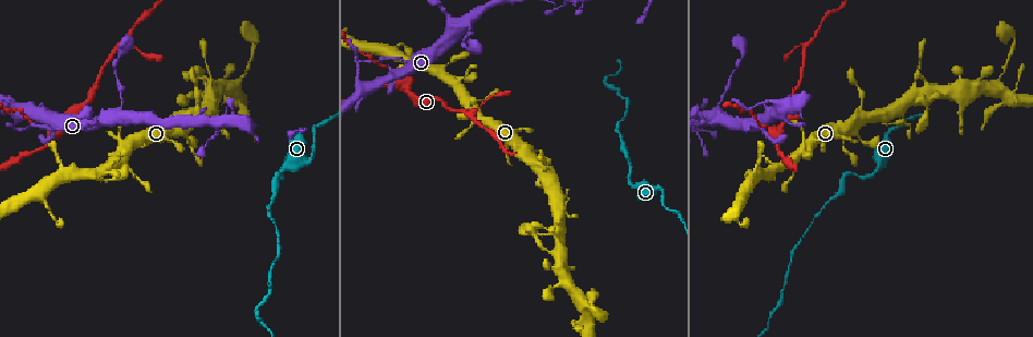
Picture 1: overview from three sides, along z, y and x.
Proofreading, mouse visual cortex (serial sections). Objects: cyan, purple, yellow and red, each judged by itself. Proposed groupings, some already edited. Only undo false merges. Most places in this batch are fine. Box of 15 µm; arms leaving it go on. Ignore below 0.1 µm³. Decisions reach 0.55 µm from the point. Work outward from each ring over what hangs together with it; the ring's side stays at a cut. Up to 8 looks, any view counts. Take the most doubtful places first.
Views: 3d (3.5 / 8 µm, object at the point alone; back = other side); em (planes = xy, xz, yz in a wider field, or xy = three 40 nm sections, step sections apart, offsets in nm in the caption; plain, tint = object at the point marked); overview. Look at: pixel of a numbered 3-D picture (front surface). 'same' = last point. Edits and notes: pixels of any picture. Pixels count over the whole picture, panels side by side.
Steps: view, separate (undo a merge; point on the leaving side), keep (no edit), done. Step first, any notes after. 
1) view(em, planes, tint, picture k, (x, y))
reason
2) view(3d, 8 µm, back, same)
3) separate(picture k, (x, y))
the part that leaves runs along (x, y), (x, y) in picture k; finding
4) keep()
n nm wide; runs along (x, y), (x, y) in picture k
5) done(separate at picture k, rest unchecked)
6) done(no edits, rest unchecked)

view(3d, 8 µm, picture 1, (385, 66))
narrows sharply

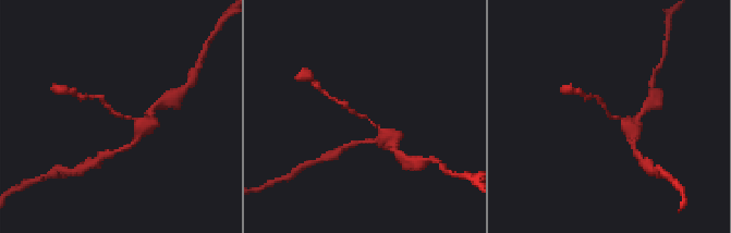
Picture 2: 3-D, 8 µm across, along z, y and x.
view(em, xy, step 5, tint, picture 2, (366, 116))
need the tissue

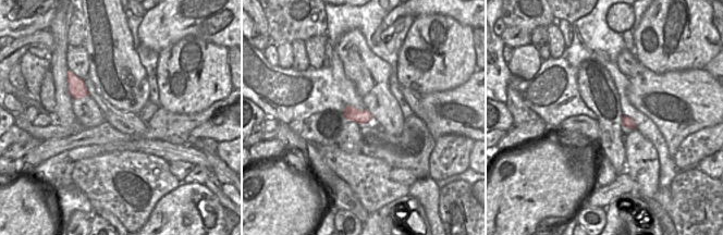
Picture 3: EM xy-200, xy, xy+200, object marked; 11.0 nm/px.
keep()
arms of 200, 250 nm; runs along (388, 135), (342, 103) in picture 2; all the same cell

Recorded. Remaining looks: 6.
view(3d, 8 µm, picture 1, (581, 305))
arms part here

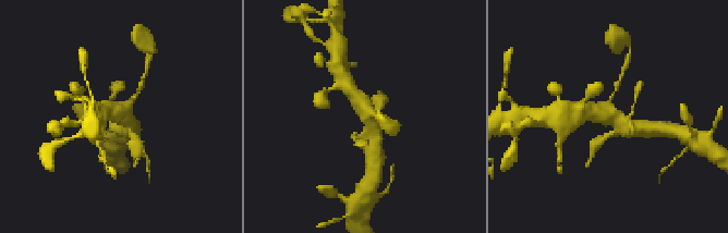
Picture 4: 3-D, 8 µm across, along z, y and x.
view(em, xy, step 3, tint, picture 4, (604, 111))
3 arms; arms of 100, 500, 500 nm; need the tissue

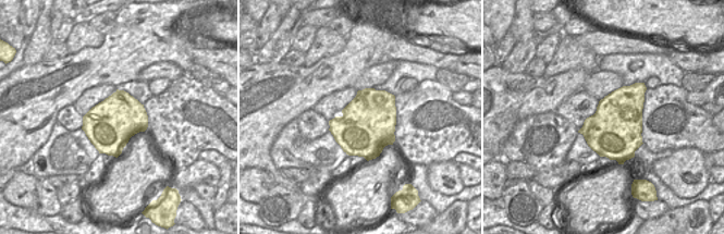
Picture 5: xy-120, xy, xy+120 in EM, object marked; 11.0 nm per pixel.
keep()
runs along (348, 87), (367, 110), (371, 135) in picture 4; one cell here

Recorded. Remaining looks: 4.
view(3d, 8 µm, picture 1, (1015, 39))
calibre changes

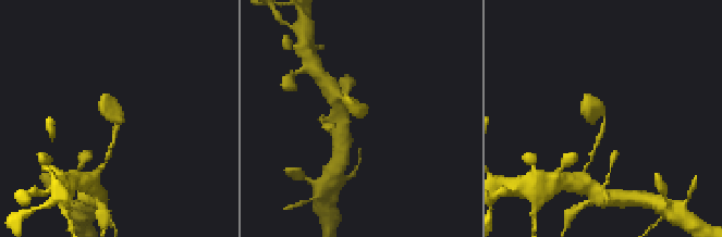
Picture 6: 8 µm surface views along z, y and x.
view(em, xy, step 2, tint, picture 6, (361, 116))
shape alone is not enough

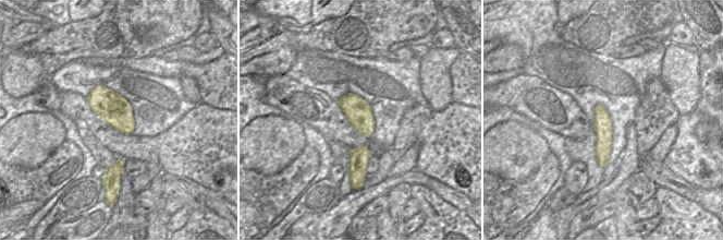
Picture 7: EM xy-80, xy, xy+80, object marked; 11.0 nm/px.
keep()
280 nm wide; runs along (596, 146), (604, 116), (587, 98) in picture 6; one cell here

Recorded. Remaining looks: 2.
done(no edits, rest unchecked)

